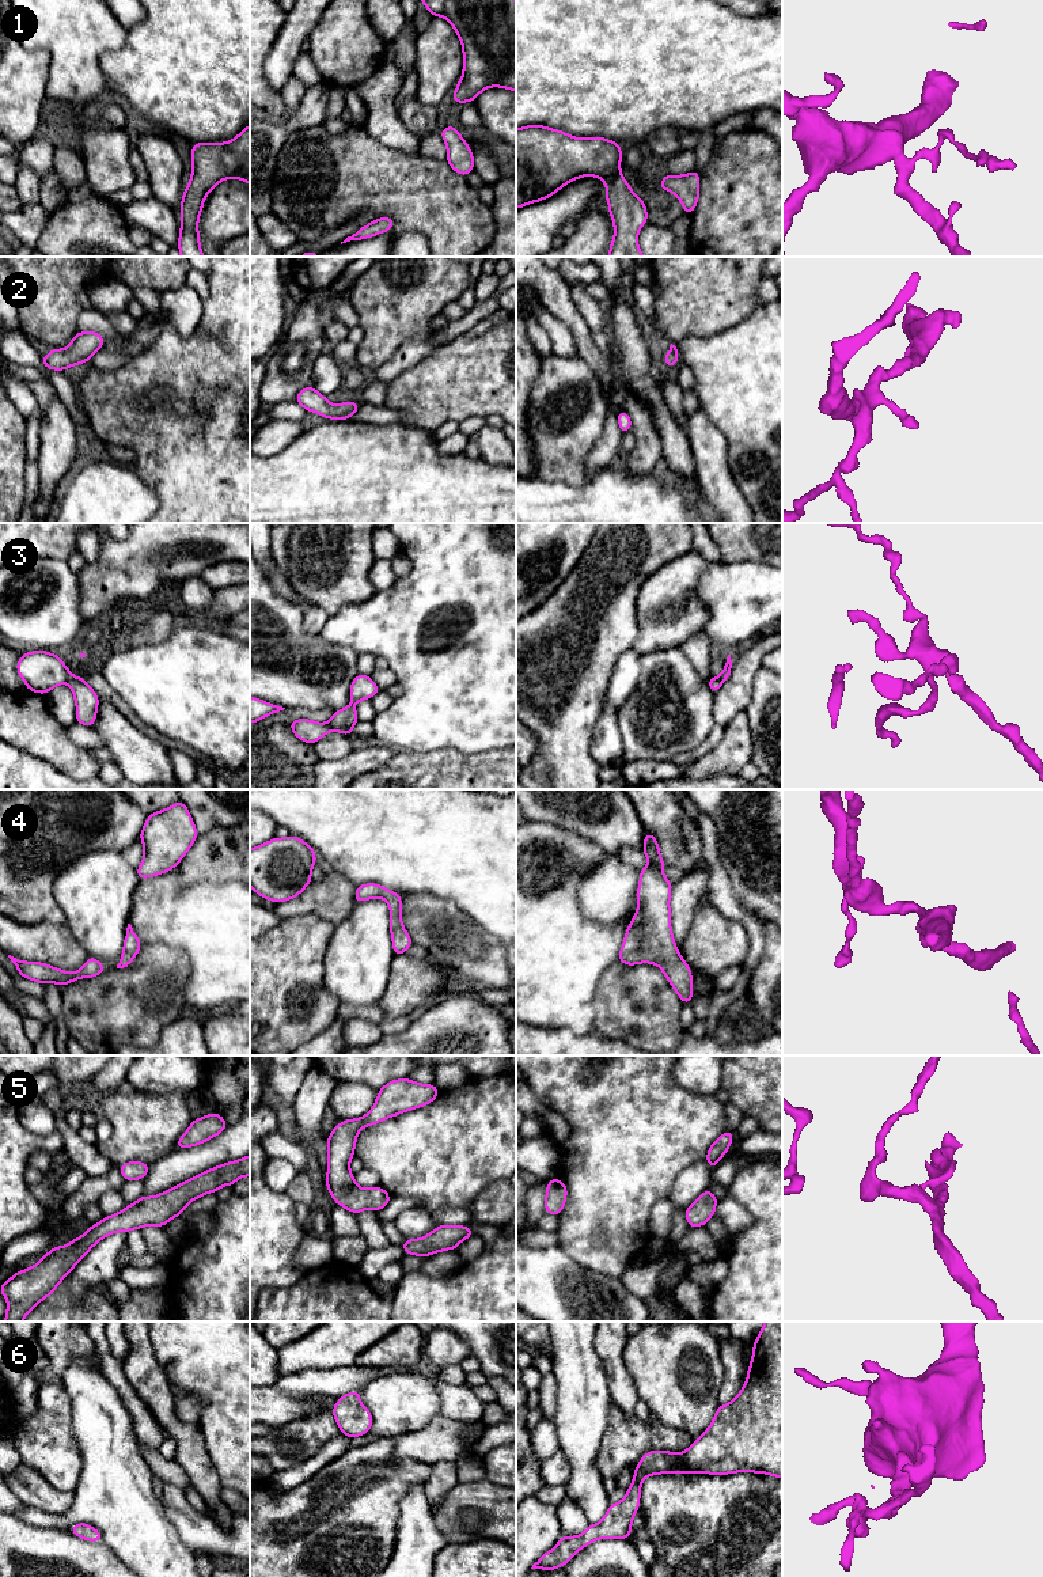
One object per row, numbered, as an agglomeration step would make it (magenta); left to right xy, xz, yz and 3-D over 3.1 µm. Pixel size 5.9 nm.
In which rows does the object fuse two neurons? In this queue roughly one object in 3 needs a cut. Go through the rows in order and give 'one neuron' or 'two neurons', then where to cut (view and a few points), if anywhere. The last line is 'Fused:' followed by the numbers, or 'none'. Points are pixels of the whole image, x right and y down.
1: one neuron; no cut
2: one neuron; no cut
3: two neurons; cut in xy along (74, 677), (67, 682)
4: one neuron; no cut
5: one neuron; no cut
6: one neuron; no cut
Fused: 3

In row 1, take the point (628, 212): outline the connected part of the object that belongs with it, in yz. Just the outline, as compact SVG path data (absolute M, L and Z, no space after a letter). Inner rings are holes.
M545 125L516 129L516 209L551 197L566 183L581 177L598 177L606 183L606 200L614 223L614 238L608 257L645 257L637 236L648 223L646 205L630 189L621 173L622 148L604 137L580 139Z

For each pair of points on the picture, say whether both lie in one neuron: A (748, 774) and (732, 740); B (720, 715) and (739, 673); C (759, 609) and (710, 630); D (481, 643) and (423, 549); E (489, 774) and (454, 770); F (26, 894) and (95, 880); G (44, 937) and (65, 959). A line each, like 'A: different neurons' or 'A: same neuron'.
A: different neurons
B: same neuron
C: same neuron
D: same neuron
E: same neuron
F: different neurons
G: same neuron

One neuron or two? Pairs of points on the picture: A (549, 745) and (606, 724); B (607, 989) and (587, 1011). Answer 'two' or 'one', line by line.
A: two
B: two

